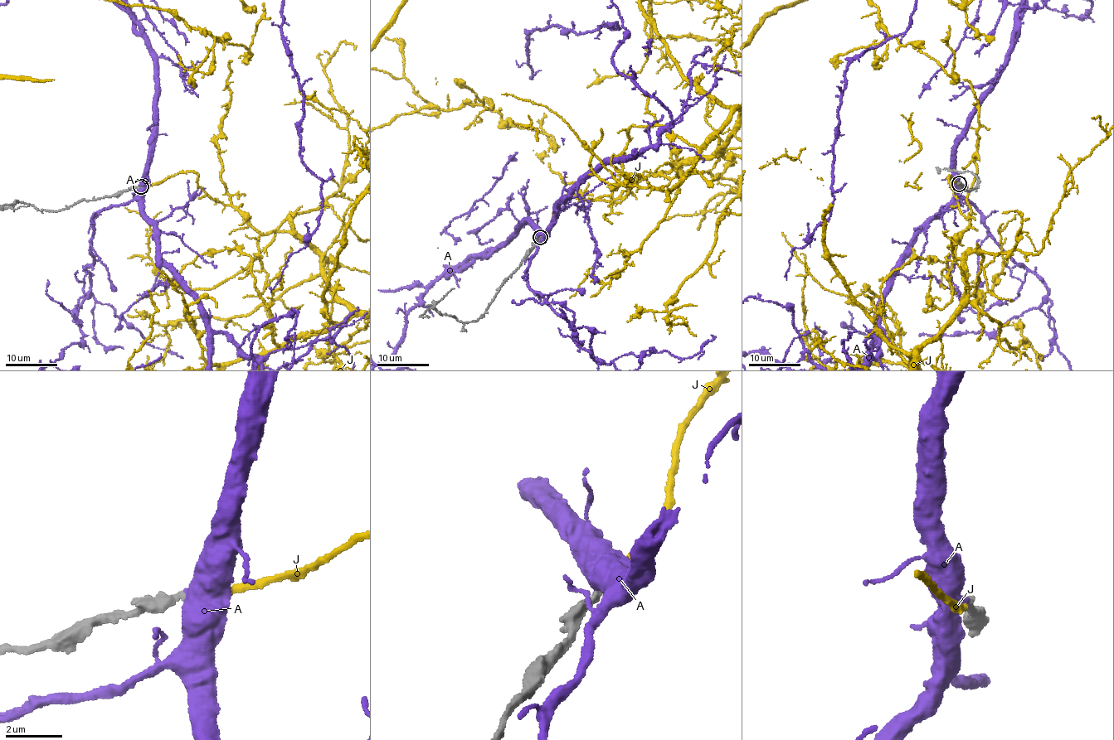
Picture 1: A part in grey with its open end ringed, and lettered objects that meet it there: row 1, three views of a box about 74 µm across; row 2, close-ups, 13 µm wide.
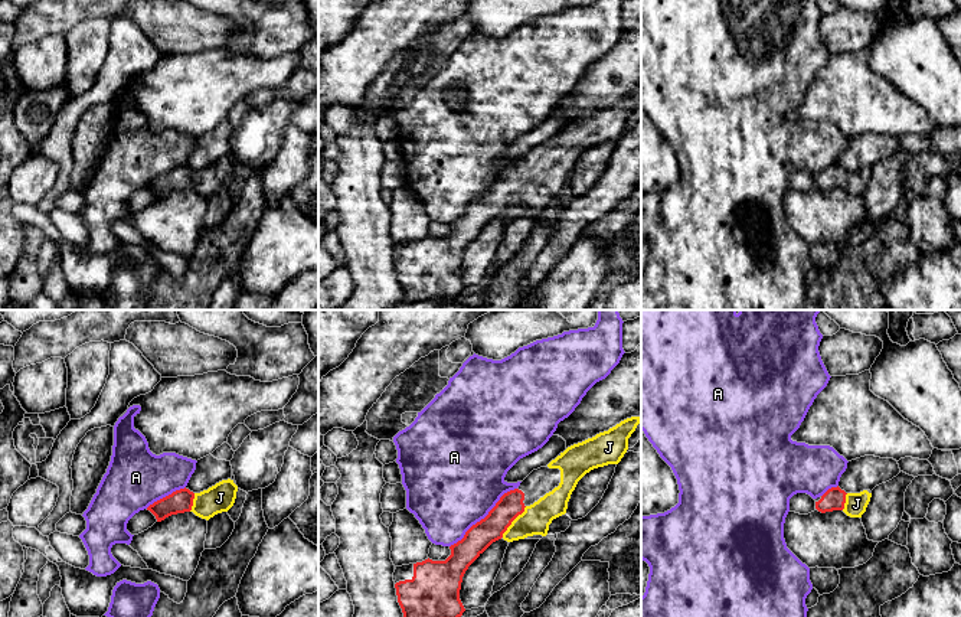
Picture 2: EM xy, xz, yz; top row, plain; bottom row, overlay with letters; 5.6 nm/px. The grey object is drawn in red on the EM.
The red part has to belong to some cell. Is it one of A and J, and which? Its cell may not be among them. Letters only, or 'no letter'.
J

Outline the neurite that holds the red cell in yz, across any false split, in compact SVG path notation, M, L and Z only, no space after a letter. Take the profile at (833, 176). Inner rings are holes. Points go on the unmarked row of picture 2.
M839 163L828 166L818 179L815 186L821 190L843 187L850 195L862 195L870 179L872 170L863 167L860 170L846 170Z

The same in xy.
M222 157L200 170L180 166L154 179L147 185L157 199L177 190L193 189L196 193L209 197L218 190L228 189L236 176L238 163L233 157Z

